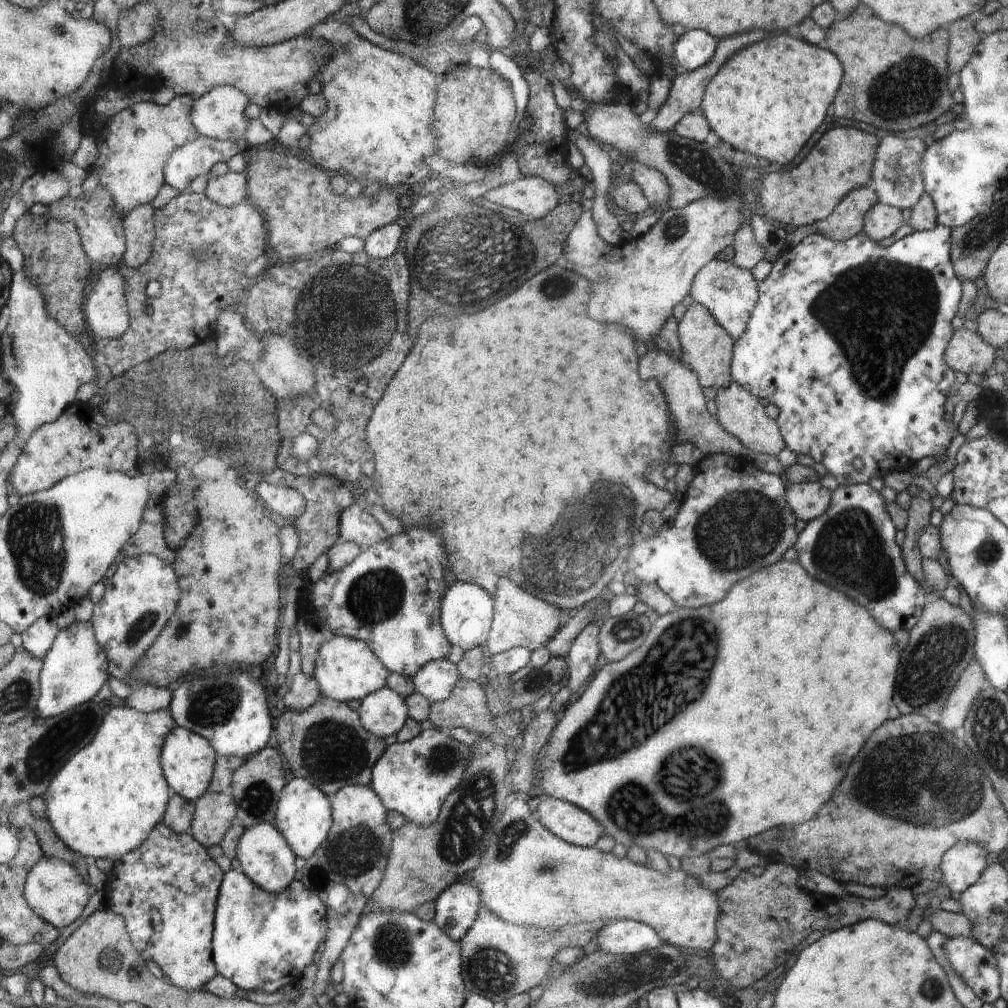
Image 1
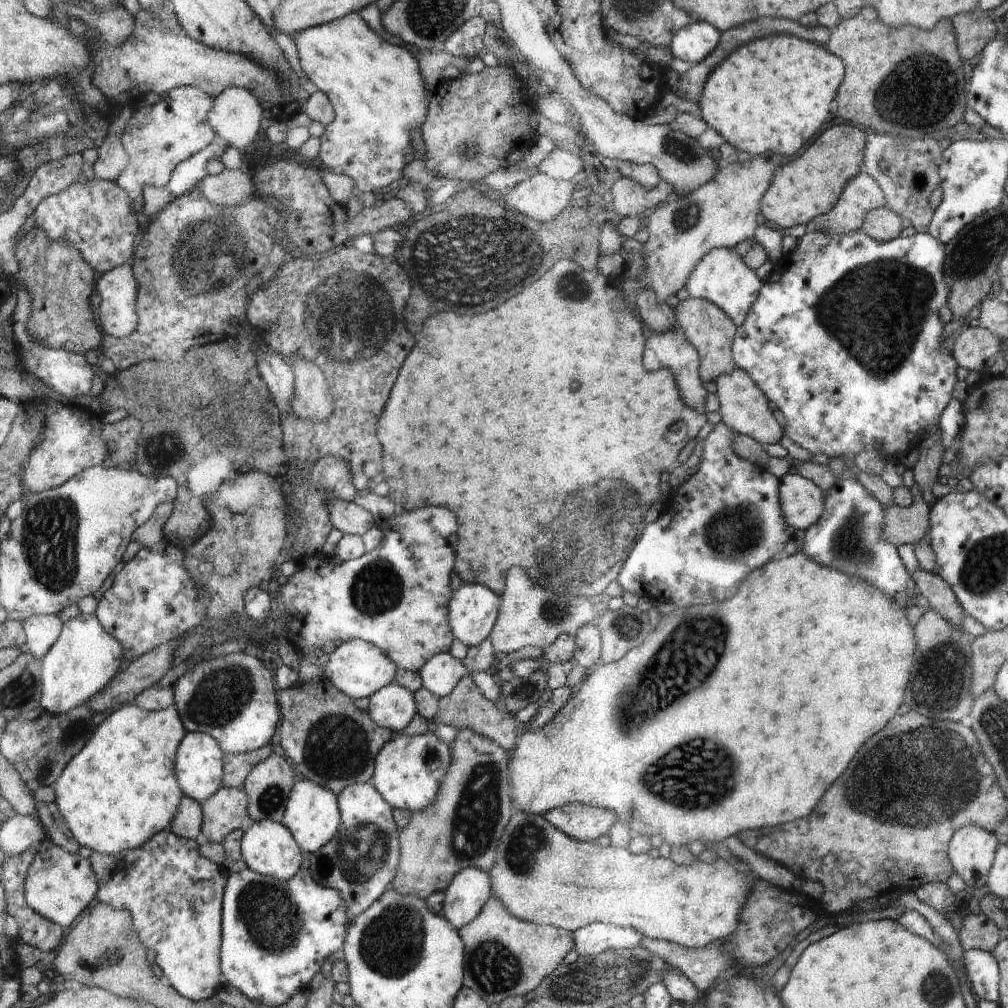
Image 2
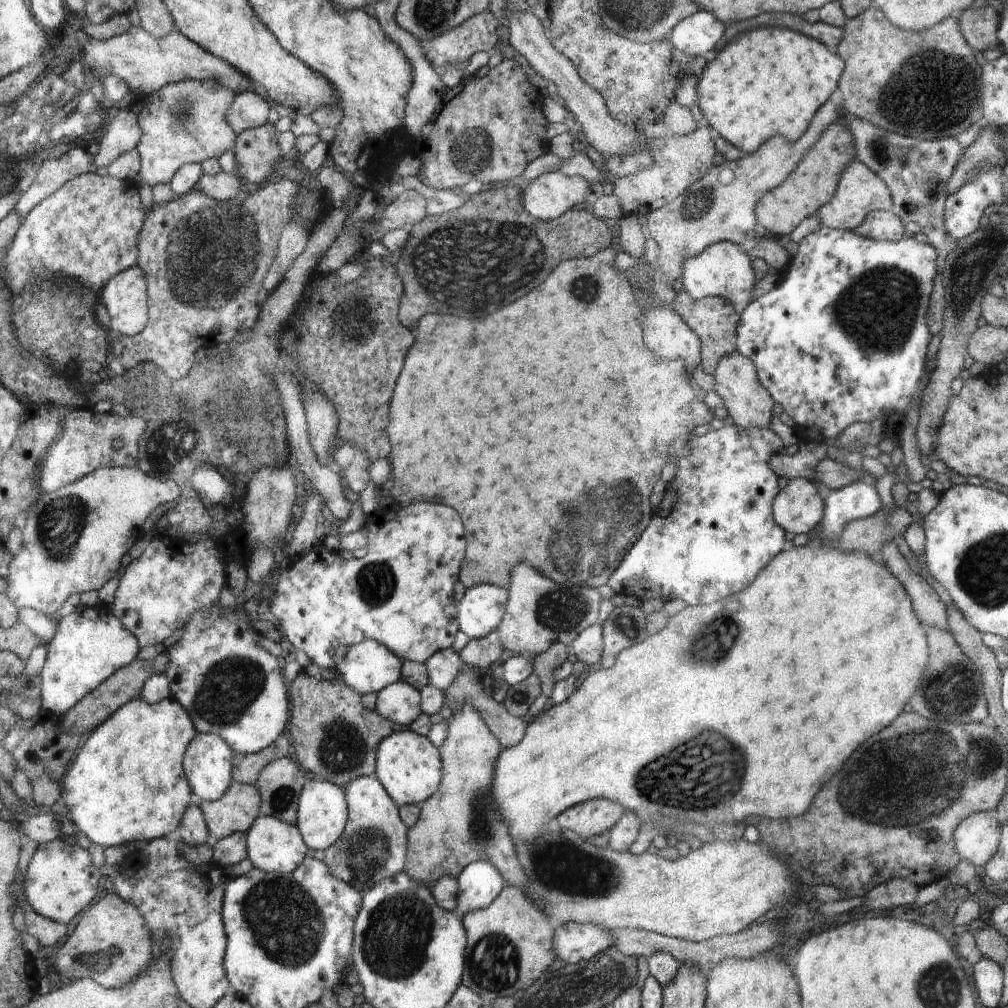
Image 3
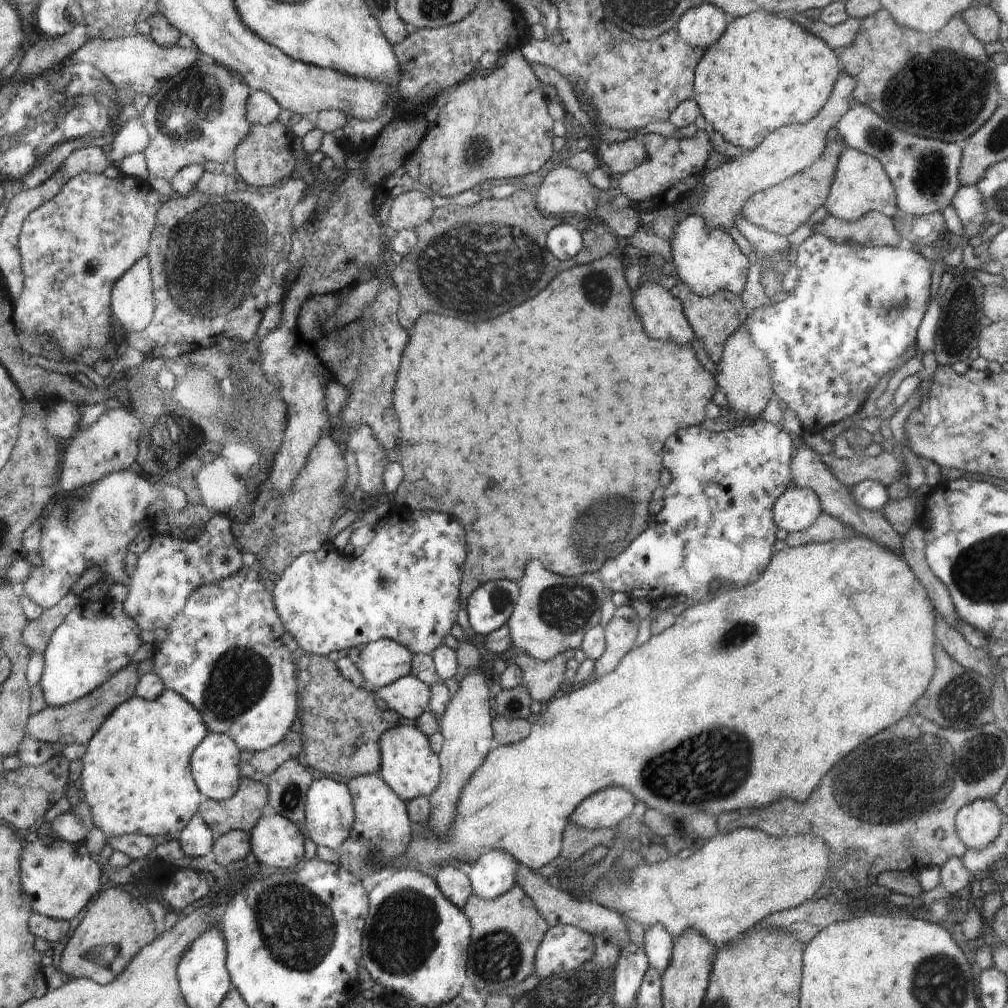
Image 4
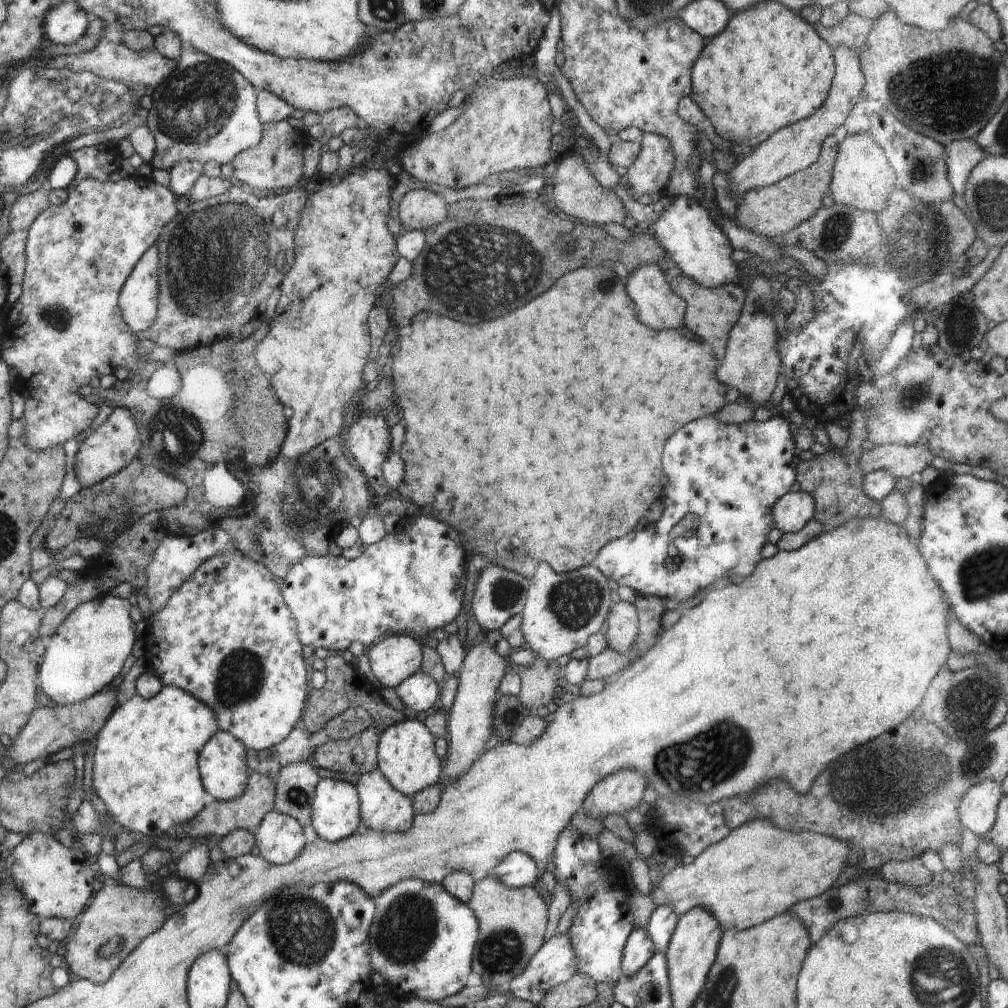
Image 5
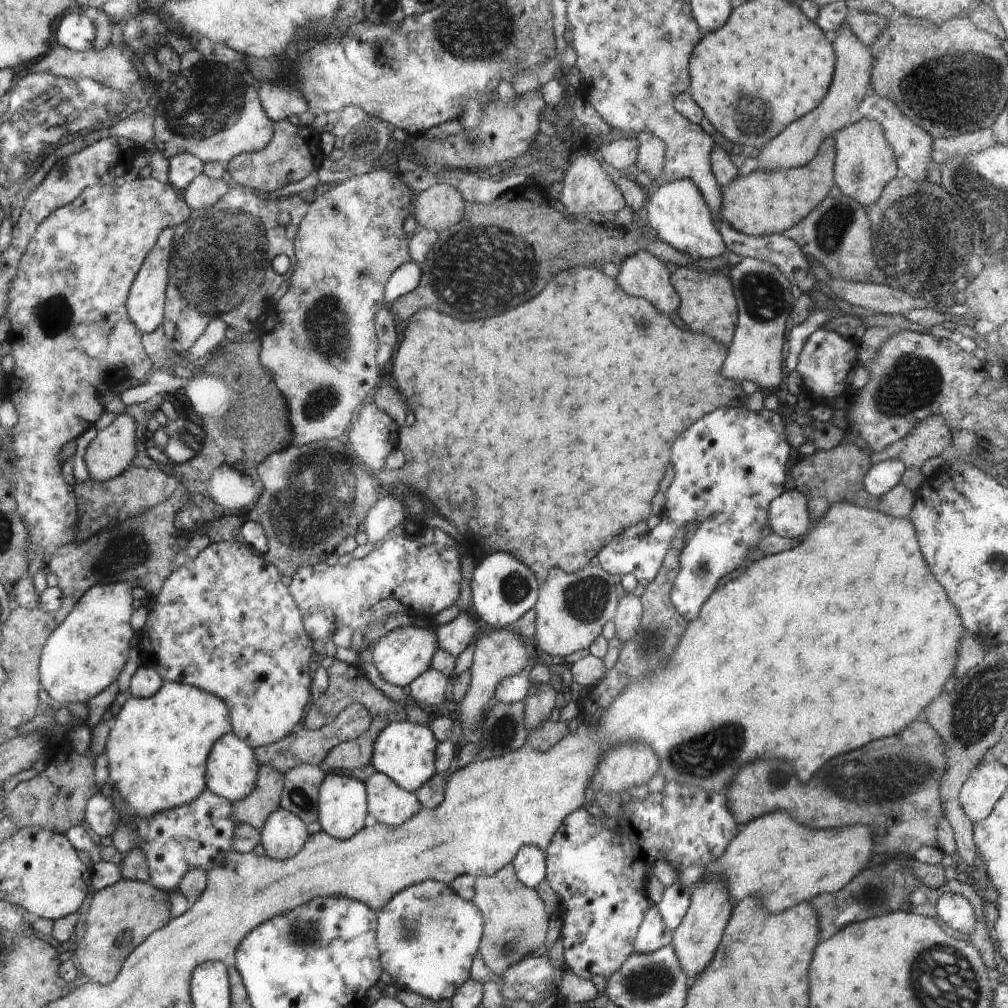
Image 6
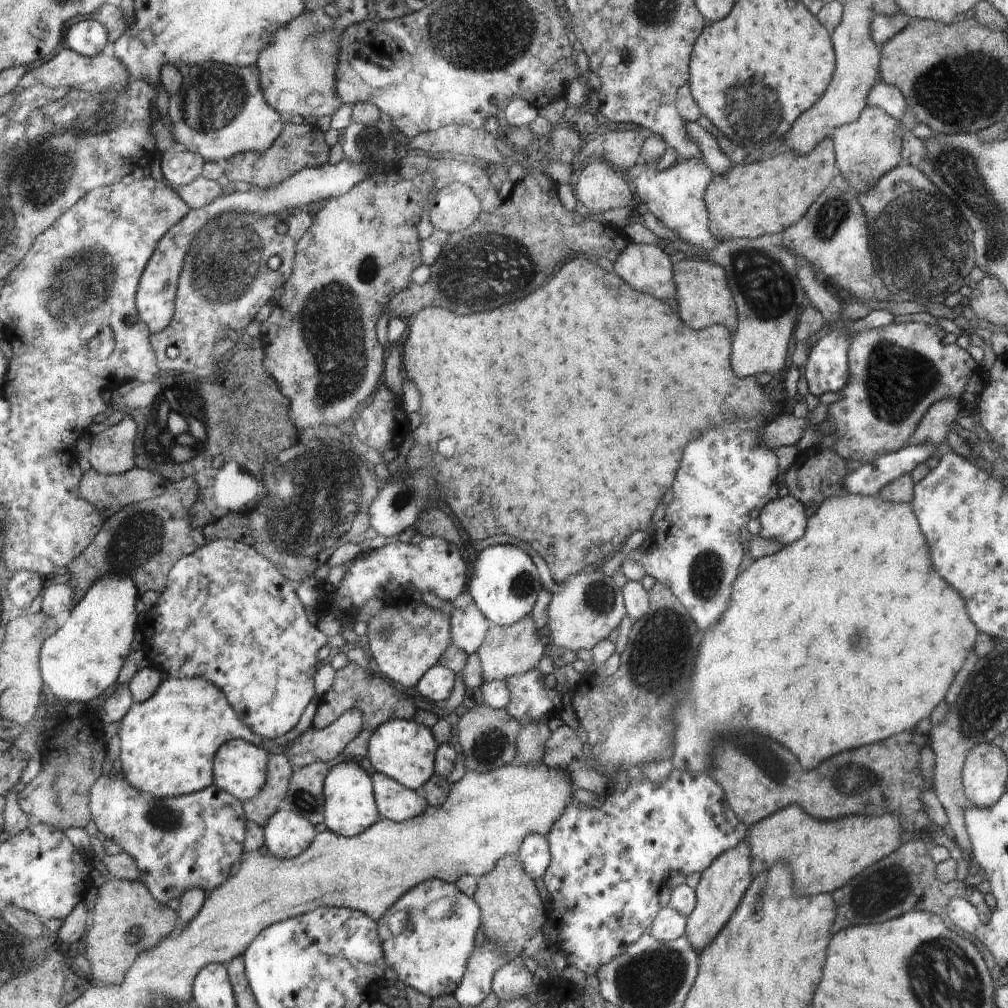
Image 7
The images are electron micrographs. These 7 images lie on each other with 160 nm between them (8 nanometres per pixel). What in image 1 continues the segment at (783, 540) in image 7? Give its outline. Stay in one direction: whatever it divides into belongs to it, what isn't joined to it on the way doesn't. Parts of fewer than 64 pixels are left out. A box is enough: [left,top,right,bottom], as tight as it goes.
[786,481,831,522]

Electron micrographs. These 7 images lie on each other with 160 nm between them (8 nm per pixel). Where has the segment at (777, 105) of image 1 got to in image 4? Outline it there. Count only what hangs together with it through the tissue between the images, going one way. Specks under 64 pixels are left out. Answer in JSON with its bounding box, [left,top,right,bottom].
[693,10,840,152]

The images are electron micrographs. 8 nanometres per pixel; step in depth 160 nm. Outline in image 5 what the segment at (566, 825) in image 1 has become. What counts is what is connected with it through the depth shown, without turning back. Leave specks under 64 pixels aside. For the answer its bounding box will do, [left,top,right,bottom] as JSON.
[578,769,647,818]

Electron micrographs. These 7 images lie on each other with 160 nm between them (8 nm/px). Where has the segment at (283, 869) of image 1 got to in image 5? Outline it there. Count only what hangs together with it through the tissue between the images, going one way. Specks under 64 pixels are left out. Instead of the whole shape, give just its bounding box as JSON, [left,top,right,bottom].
[254,810,306,865]

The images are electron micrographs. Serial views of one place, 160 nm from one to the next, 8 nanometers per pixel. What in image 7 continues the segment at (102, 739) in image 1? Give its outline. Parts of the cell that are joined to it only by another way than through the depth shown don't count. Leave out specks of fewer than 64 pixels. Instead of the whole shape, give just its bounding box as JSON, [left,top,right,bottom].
[118,677,321,798]

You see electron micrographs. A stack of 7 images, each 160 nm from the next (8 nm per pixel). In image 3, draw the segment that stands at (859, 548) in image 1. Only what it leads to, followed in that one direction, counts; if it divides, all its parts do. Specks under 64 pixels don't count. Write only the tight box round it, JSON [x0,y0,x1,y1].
[818,480,883,538]

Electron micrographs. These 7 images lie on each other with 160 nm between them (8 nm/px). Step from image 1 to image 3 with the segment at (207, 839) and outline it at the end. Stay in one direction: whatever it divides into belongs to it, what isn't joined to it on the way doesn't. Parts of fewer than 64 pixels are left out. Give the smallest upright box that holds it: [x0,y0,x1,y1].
[197,781,260,842]

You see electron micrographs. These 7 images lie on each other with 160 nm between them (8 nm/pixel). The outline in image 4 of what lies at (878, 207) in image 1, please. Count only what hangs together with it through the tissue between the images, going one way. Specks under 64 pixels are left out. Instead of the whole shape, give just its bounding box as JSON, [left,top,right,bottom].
[813,211,904,248]

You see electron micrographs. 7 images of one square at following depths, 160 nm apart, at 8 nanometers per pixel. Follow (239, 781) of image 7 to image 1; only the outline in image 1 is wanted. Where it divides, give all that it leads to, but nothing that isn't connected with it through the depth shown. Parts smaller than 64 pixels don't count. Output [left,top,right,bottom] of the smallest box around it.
[161,726,217,802]

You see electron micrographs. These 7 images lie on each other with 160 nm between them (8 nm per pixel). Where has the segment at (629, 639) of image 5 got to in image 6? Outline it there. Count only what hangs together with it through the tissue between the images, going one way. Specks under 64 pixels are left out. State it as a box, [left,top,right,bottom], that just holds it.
[613,592,643,642]

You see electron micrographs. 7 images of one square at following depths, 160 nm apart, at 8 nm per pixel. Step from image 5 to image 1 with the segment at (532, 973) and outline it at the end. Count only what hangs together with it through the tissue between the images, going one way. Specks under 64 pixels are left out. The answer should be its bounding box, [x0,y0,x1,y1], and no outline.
[594,919,664,955]

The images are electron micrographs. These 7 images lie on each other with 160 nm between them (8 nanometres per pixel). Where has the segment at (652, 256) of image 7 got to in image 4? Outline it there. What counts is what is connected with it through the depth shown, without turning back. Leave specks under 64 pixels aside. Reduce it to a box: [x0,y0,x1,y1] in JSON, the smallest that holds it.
[633,281,695,344]

